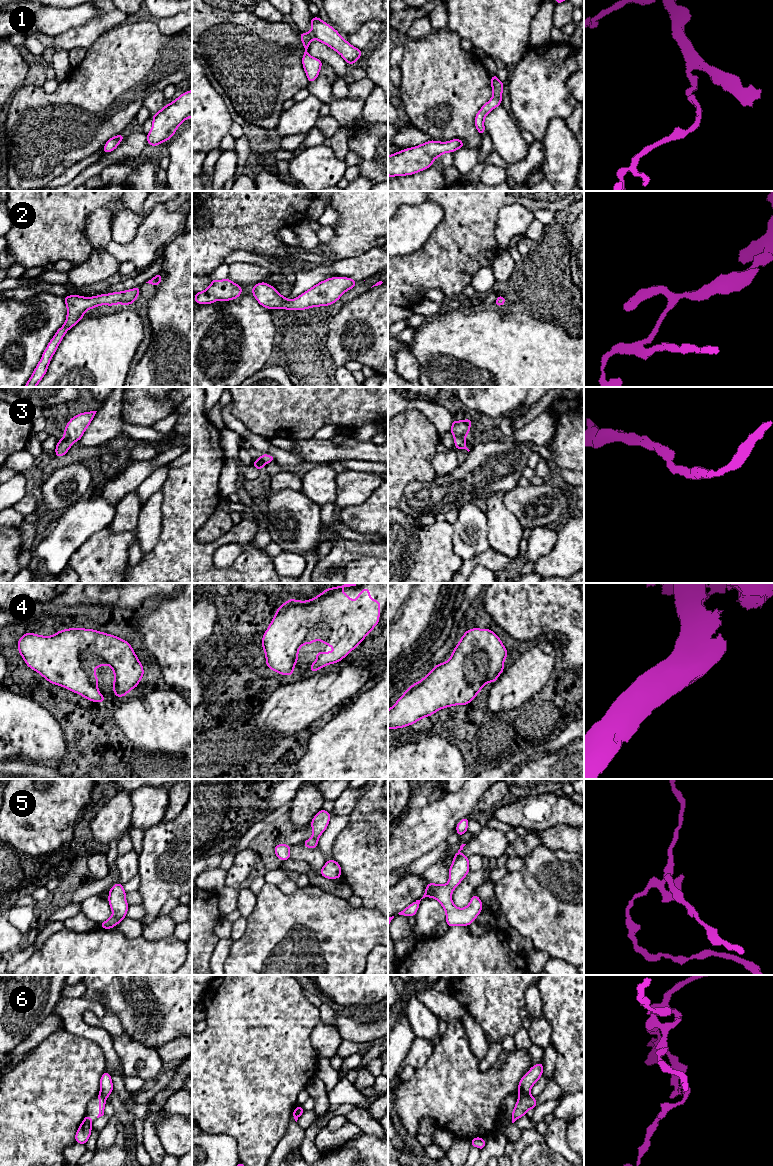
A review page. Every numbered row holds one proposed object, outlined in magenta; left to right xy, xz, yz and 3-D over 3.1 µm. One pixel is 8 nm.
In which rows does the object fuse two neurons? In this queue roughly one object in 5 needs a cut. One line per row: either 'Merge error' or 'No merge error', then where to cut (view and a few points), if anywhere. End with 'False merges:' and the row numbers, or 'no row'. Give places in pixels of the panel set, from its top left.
1: No merge error. No split
2: No merge error. No split
3: No merge error. No split
4: No merge error. No split
5: No merge error. No split
6: Merge error. Split along yz (529, 1093), (519, 1096)
False merges: 6

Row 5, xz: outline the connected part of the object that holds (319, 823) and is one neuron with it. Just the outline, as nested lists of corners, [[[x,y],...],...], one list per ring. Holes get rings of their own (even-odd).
[[[321,809],[312,819],[310,825],[312,826],[313,835],[310,839],[304,841],[302,844],[309,848],[314,849],[318,847],[318,839],[321,834],[326,830],[330,821],[330,812]]]

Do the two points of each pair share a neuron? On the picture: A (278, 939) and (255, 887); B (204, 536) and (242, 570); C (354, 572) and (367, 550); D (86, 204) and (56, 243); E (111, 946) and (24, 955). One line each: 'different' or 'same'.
A: different
B: different
C: different
D: same
E: different

